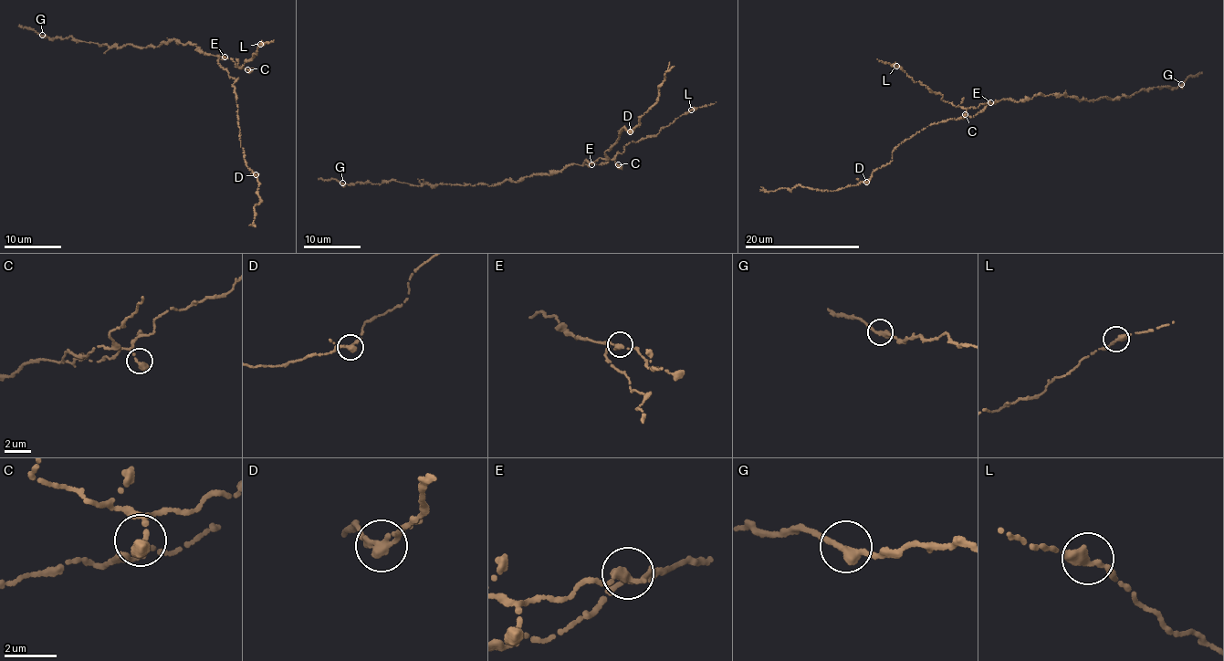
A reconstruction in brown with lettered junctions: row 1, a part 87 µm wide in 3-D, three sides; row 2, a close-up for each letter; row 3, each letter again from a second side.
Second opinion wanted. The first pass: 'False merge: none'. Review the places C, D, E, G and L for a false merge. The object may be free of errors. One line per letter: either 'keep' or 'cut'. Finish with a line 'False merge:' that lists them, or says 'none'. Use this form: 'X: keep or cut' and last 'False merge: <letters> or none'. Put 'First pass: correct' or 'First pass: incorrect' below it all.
C: keep
D: keep
E: keep
G: keep
L: keep
False merge: none
First pass: correct

